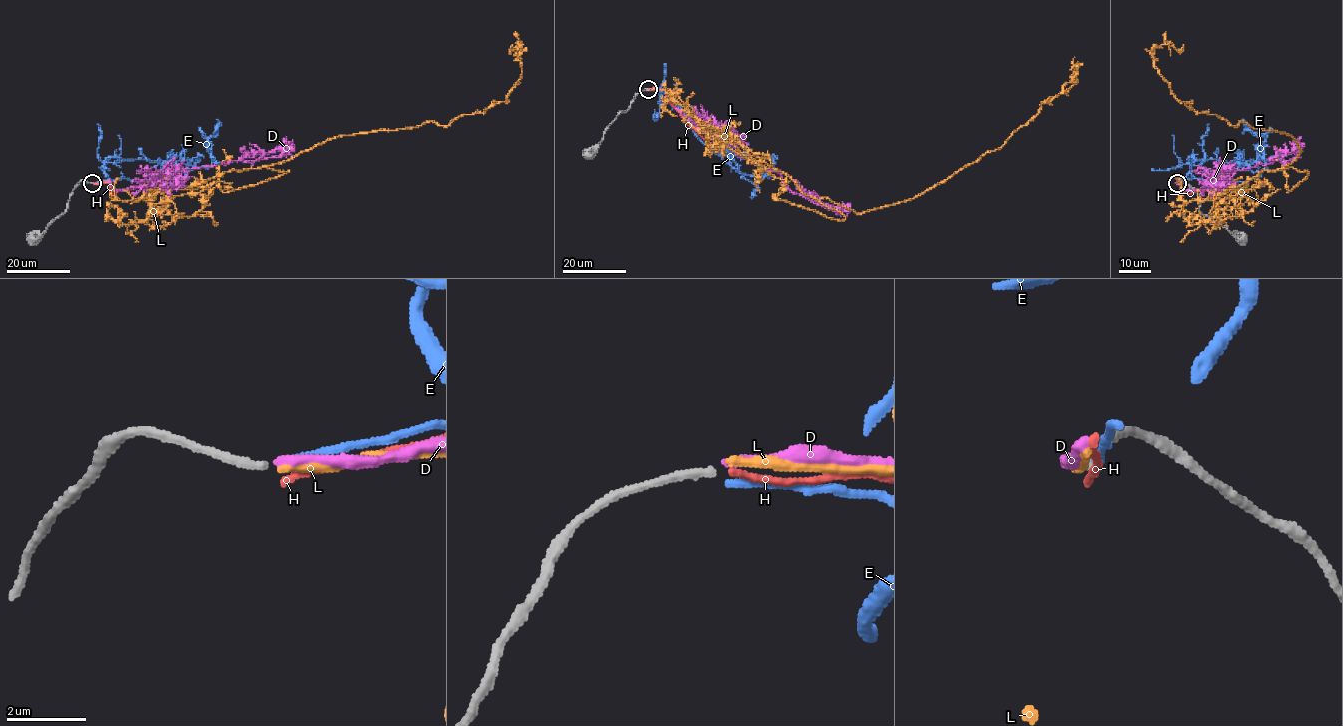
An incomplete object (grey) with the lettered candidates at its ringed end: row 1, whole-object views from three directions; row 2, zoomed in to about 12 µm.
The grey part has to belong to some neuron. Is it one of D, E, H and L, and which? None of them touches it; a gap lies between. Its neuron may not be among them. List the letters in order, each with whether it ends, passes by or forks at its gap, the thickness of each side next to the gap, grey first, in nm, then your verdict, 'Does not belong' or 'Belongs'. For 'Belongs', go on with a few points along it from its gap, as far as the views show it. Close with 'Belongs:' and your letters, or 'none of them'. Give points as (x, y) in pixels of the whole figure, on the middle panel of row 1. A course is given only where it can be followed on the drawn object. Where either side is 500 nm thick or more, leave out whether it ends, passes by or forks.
D: It ends there. Thickness 220 nm (grey) against 240 nm. Does not belong
E: It ends there. Thickness 220 nm (grey) against 190 nm. Does not belong
H: It ends there. Thickness 220 nm (grey) against 180 nm. Does not belong
L: It ends there. Thickness 220 nm (grey) against 200 nm. Does not belong
Belongs: none of them

